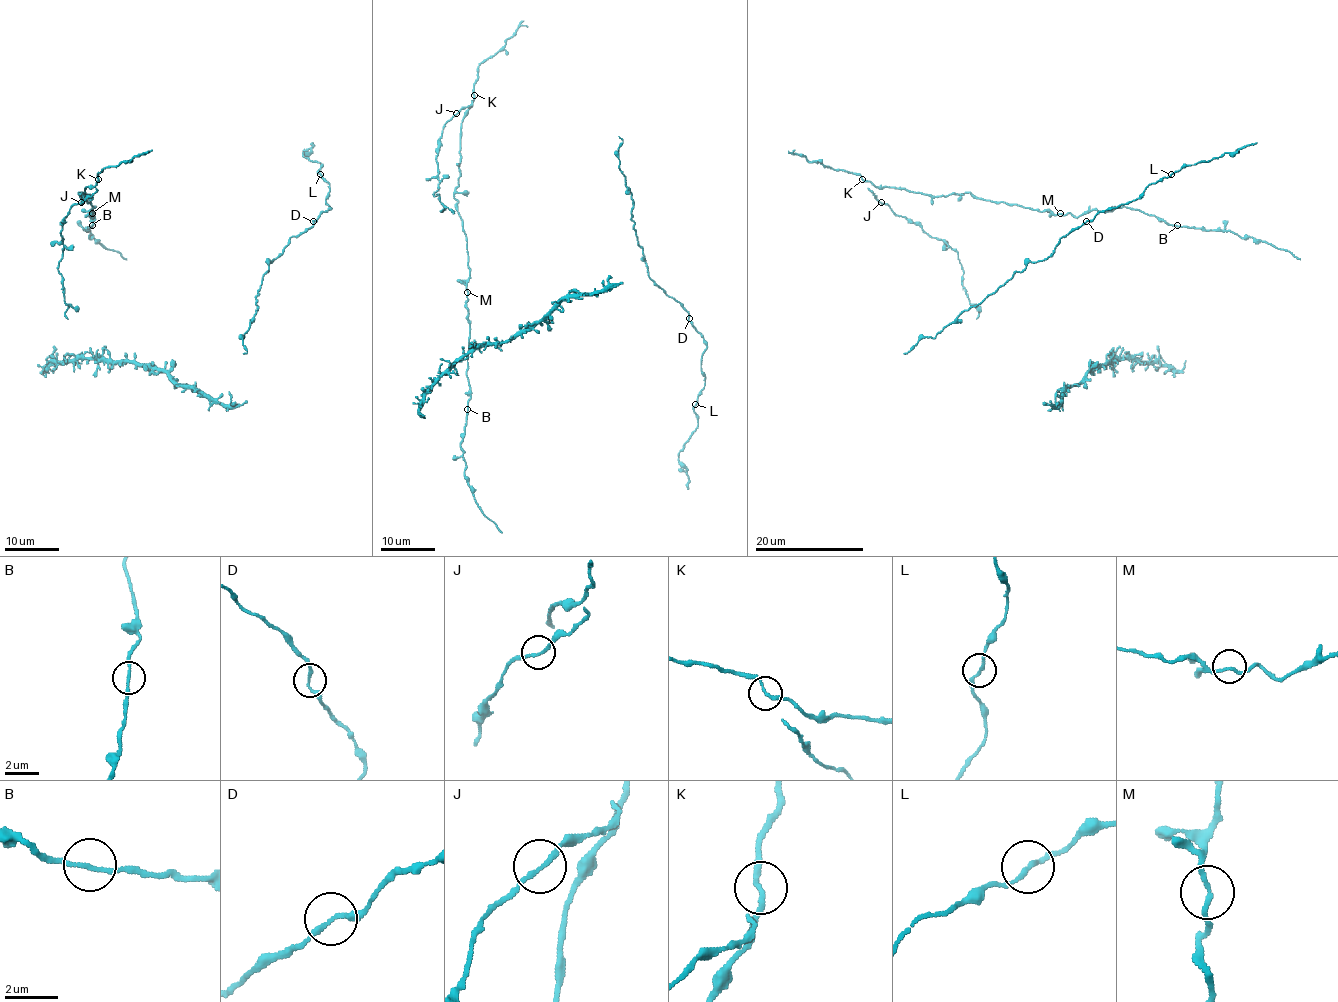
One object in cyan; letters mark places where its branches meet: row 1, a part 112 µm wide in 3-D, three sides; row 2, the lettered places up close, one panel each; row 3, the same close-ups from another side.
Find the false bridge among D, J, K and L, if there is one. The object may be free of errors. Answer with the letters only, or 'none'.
K

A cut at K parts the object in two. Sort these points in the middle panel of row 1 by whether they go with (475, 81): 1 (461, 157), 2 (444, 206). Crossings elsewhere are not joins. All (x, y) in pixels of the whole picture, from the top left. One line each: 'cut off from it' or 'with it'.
1: cut off from it
2: with it

